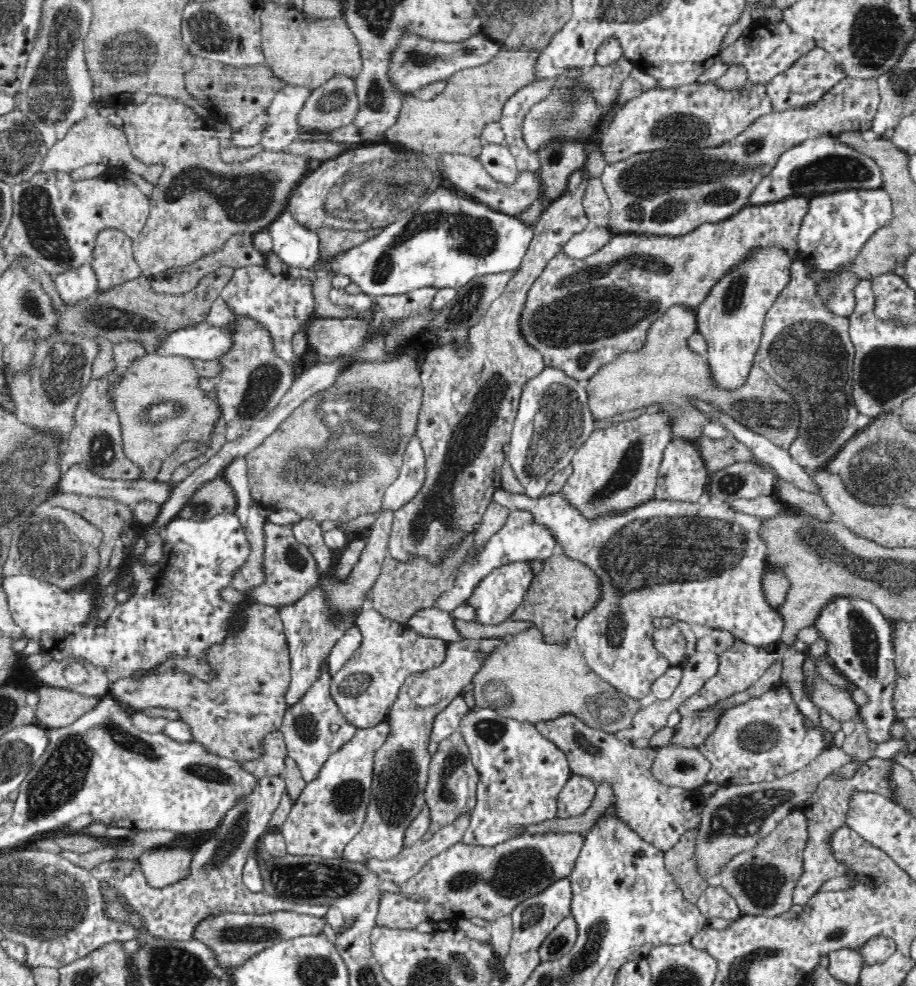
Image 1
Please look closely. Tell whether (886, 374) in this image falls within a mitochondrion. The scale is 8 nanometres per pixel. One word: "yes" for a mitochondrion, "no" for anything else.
yes

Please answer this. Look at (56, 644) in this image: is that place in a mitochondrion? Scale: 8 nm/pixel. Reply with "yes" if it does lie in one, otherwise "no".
no

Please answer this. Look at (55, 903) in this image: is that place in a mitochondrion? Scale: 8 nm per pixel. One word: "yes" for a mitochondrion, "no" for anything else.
yes

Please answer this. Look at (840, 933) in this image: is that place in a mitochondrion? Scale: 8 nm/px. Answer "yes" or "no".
yes

